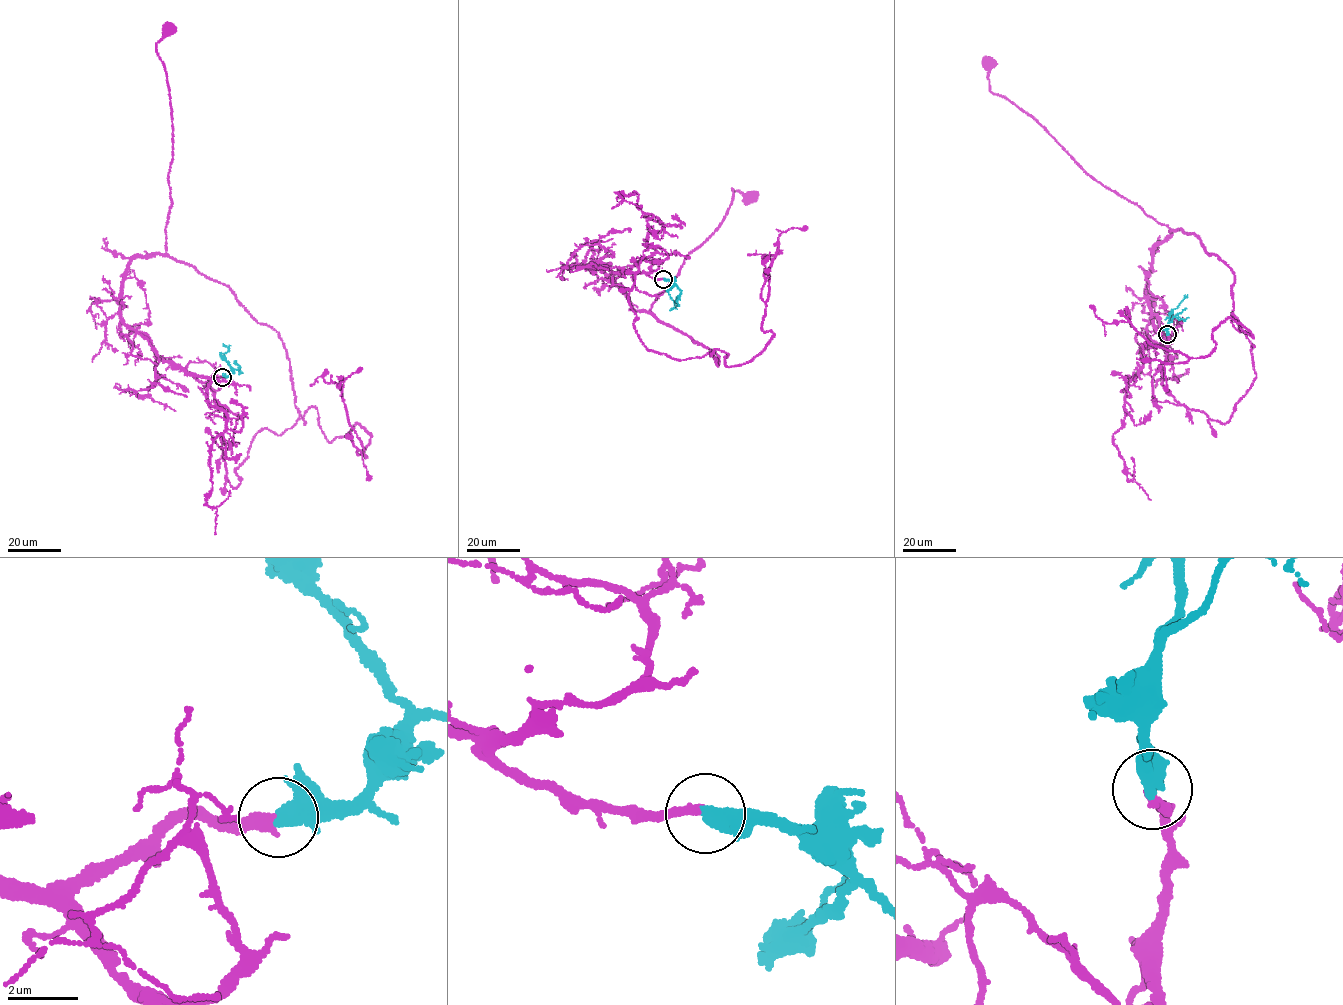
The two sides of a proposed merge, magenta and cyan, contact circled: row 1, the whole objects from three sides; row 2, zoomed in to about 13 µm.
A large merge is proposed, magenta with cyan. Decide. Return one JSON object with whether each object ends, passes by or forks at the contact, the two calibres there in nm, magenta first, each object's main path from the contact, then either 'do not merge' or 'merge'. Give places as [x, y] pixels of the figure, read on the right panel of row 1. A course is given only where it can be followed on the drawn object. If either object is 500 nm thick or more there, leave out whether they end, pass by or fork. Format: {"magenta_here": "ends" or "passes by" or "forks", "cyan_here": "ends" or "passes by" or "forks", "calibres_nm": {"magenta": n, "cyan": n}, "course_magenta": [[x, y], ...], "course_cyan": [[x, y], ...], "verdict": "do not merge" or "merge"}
{"calibres_nm": {"magenta": 320, "cyan": 550}, "course_magenta": [[1167, 335], [1167, 347], [1145, 286], [1170, 228], [1096, 181], [990, 91], [988, 63]], "course_cyan": [[1167, 335], [1172, 310], [1188, 294]], "verdict": "merge"}

